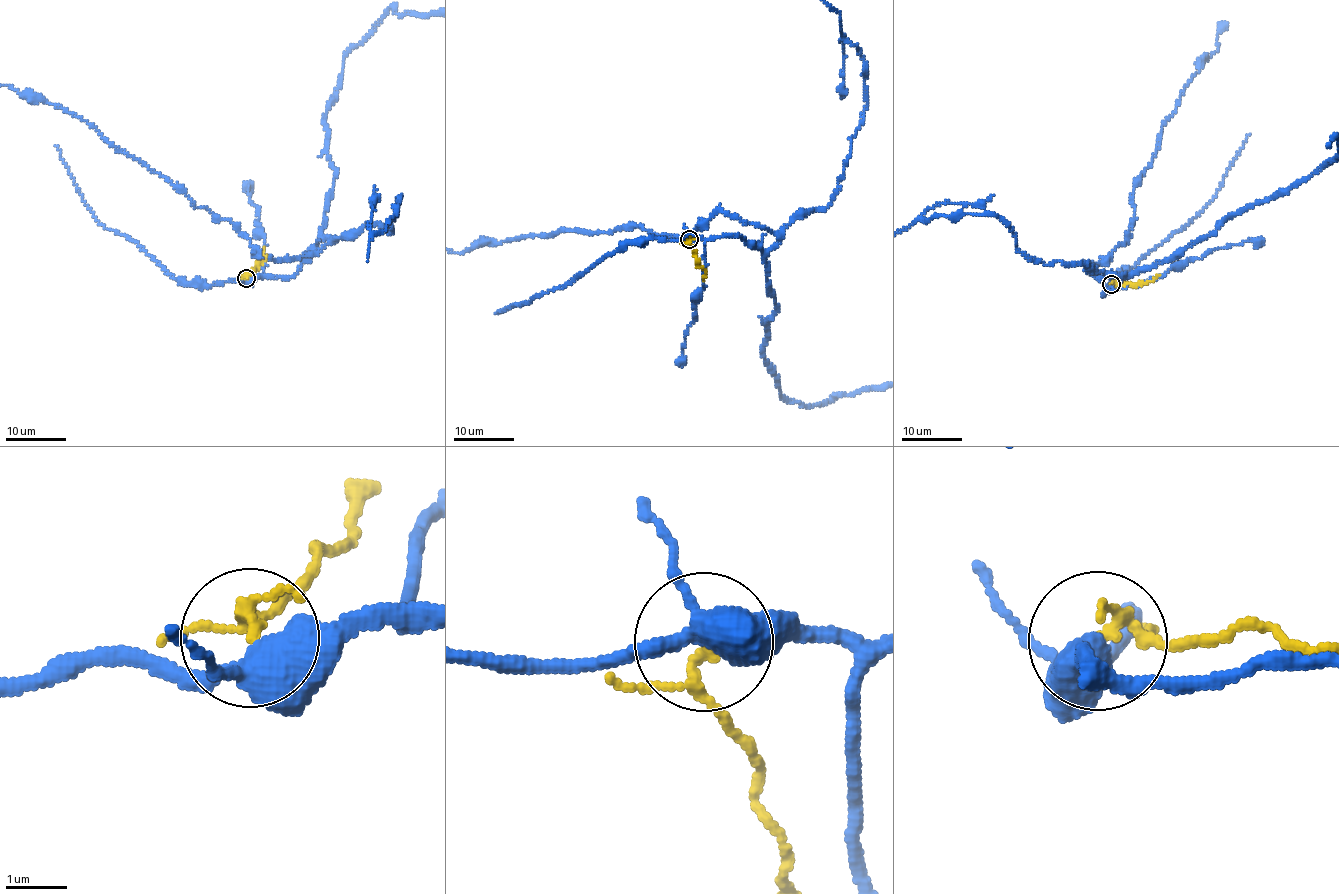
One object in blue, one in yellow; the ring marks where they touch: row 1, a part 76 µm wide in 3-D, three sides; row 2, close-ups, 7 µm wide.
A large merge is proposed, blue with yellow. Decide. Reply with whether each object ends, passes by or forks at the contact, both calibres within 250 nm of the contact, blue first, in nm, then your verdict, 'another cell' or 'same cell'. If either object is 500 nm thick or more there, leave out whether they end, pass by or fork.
blue forks; yellow forks; calibres 400 and 100 nm; another cell

